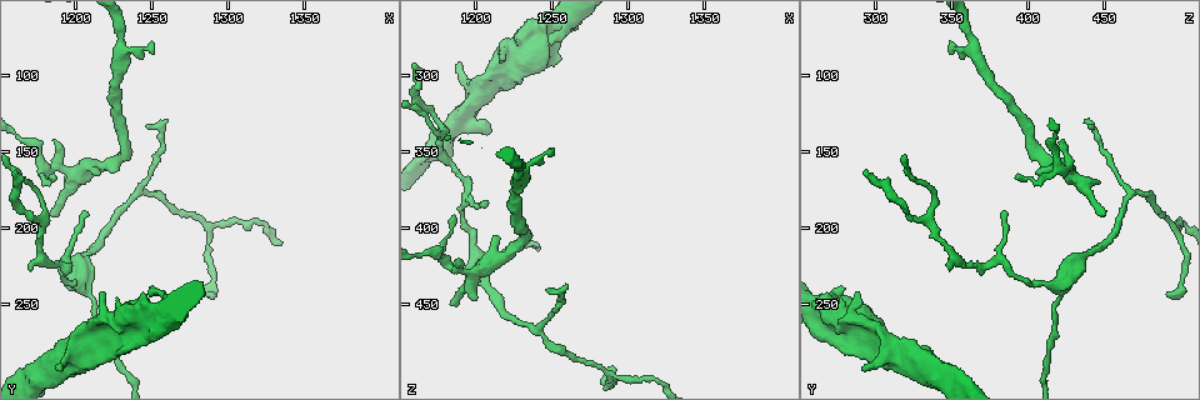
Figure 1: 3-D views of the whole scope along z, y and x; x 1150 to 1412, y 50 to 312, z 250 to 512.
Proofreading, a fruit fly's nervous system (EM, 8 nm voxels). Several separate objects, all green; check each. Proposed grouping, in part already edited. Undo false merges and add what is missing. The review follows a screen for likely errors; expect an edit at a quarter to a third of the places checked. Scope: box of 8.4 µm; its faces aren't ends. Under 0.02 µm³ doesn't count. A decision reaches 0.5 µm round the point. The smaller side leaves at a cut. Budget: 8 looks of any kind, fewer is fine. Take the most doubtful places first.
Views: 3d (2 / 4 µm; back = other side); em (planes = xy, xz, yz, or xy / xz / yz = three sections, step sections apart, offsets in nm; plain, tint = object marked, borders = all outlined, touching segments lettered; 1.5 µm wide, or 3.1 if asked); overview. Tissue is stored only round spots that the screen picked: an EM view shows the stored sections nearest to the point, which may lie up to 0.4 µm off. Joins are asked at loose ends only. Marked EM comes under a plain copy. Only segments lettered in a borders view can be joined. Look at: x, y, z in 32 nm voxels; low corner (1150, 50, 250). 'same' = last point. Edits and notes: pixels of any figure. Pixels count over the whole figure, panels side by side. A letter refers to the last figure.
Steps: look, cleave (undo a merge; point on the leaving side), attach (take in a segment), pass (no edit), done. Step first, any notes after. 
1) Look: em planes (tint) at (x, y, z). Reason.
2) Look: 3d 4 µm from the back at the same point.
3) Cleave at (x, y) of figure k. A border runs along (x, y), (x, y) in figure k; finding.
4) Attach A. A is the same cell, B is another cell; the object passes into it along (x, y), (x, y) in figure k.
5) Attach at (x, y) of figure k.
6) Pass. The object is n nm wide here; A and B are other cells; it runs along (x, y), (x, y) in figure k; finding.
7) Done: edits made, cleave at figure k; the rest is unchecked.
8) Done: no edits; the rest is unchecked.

Look: em xz step 8 (tint) at (1190, 292, 292). Free end.

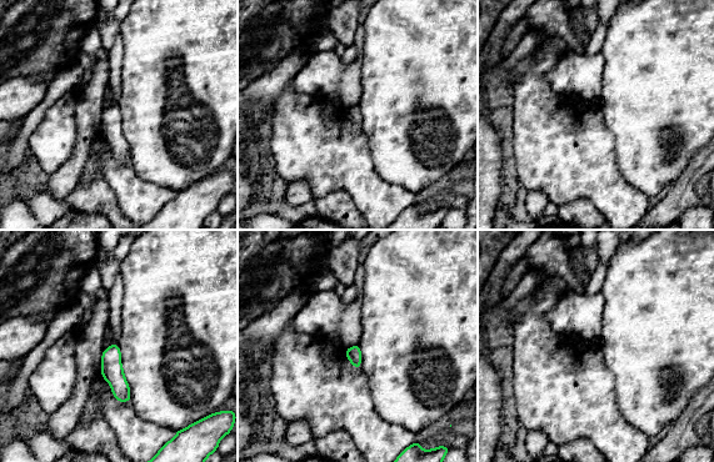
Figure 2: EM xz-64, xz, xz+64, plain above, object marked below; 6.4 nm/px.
Look: em planes (borders) at the same point.

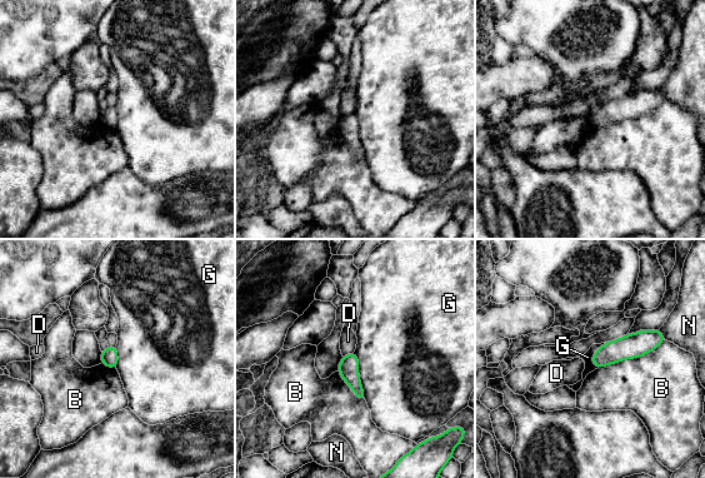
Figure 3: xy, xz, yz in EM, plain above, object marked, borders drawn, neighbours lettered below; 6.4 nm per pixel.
Pass. B, D, G and N are other cells; a border runs along (354, 352), (365, 398) in figure 3; no lettered segment goes on from it.

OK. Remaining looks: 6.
Look: em yz step 4 (borders) at (1182, 190, 450).

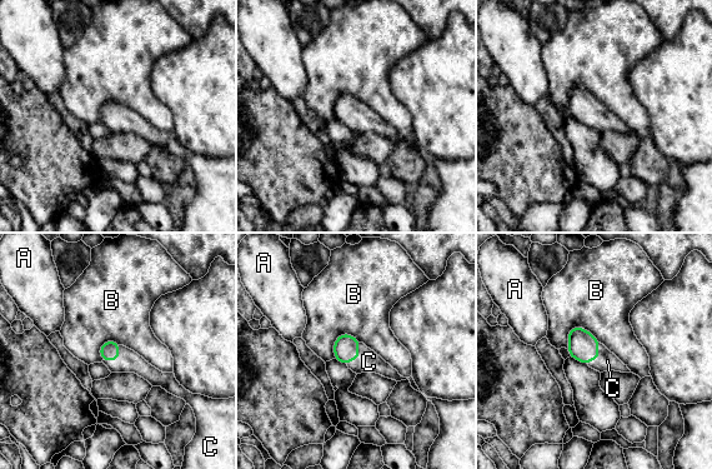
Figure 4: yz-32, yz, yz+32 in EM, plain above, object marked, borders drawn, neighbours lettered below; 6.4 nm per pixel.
Look: em planes (borders) at the same point. Another direction.

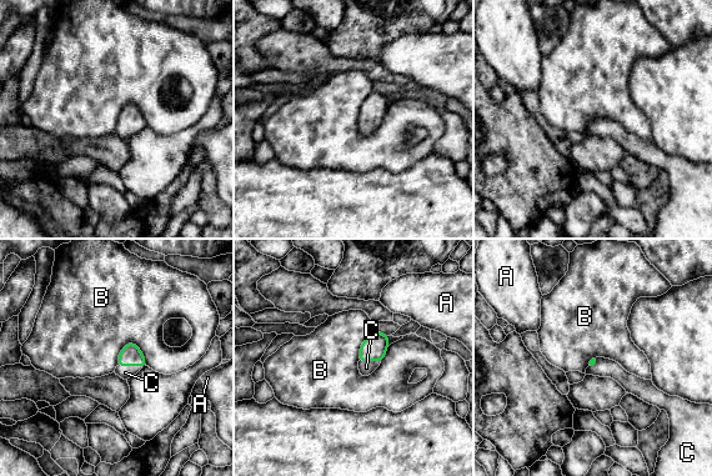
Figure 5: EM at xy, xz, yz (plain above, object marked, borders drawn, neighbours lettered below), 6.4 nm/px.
Attach C. C is the same cell, A and B are other cells; the object passes into it along (130, 355), (130, 365), (125, 372) in figure 5; it goes on there.

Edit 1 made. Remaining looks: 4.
Look: 3d 2 µm at (1246, 134, 438). Tapers out.

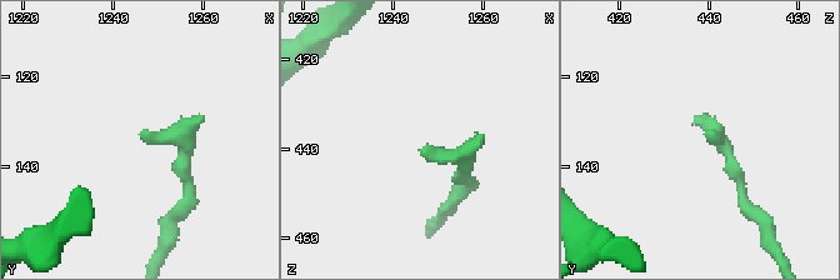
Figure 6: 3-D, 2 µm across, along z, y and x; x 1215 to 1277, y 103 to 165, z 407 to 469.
Look: em xz step 8 (tint) at (1247, 132, 439). Now the EM.

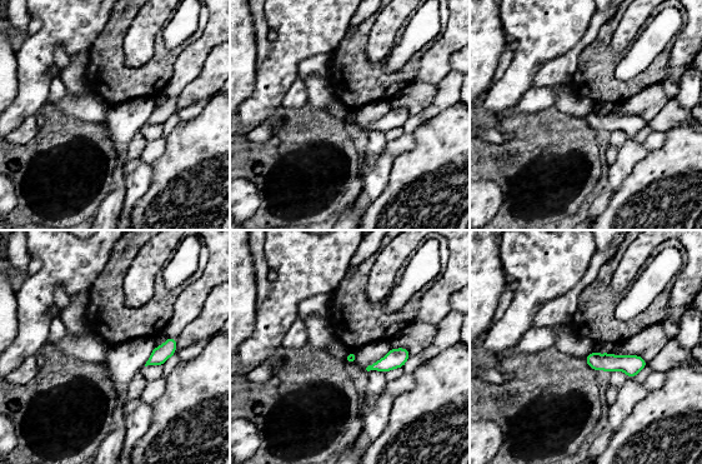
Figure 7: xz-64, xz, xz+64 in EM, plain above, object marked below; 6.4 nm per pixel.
Look: em xz step 8 (borders) at the same point. See the neighbours.

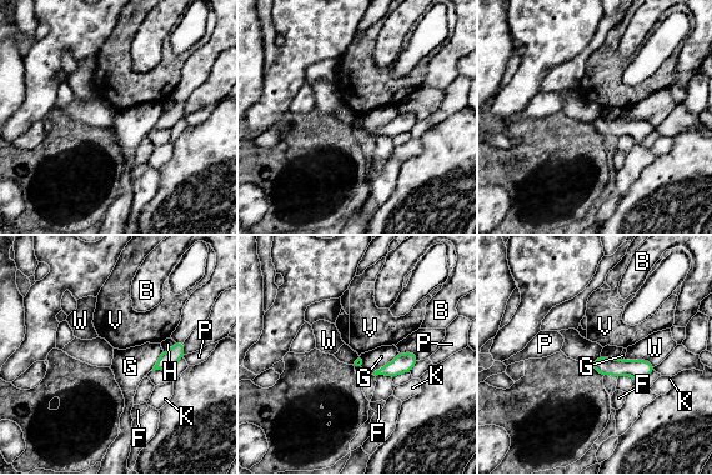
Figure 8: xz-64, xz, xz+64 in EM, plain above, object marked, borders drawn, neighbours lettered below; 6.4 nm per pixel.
Attach B. B is the same cell, F, G, H, K, P, V and W are other cells; the object passes into it along (168, 359), (179, 343), (196, 311) in figure 8; it goes on there.

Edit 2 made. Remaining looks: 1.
Done: edits made, attach at figure 5, attach at figure 8; the rest is unchecked.

